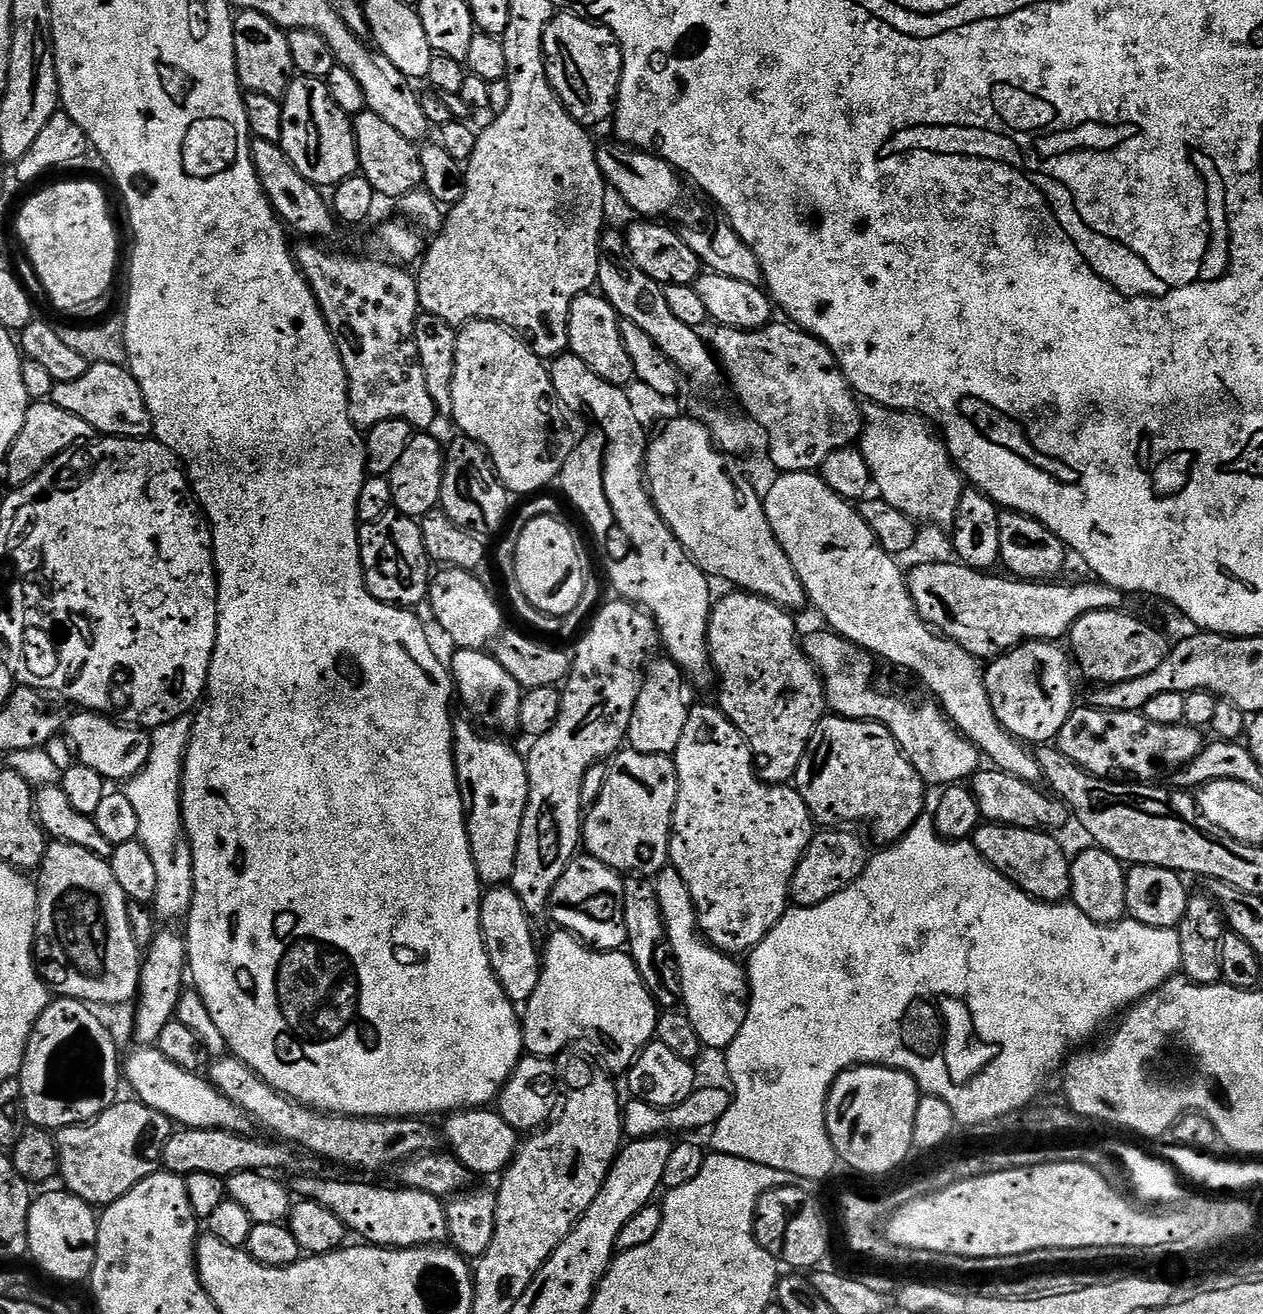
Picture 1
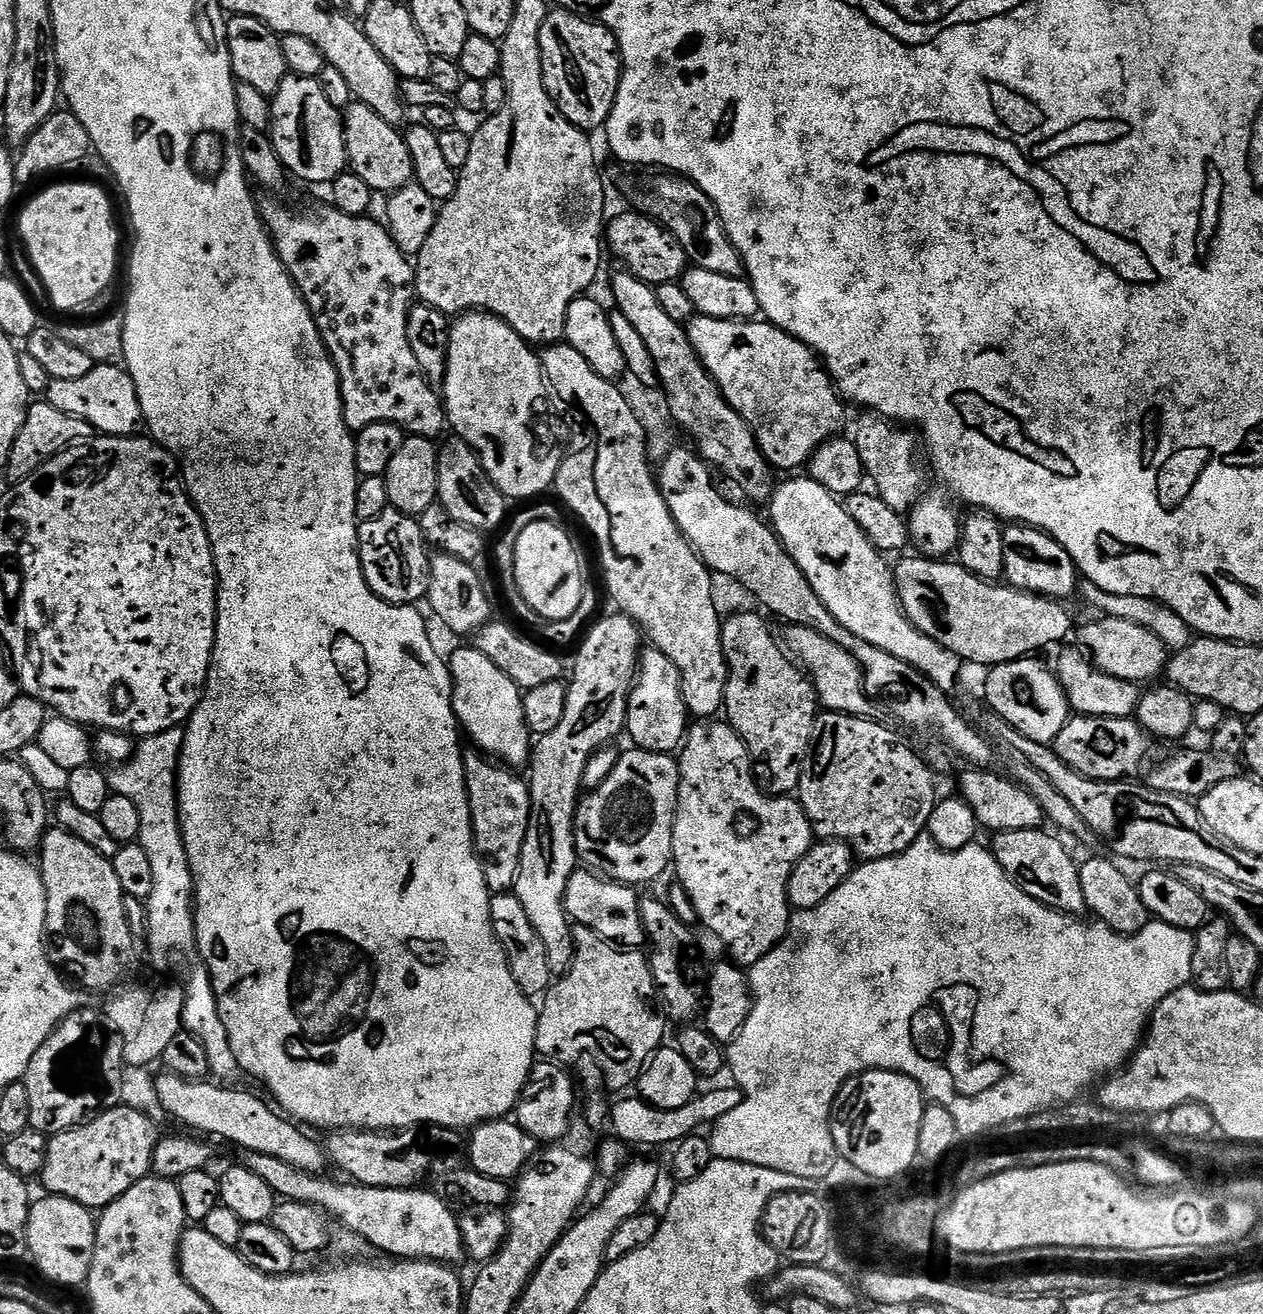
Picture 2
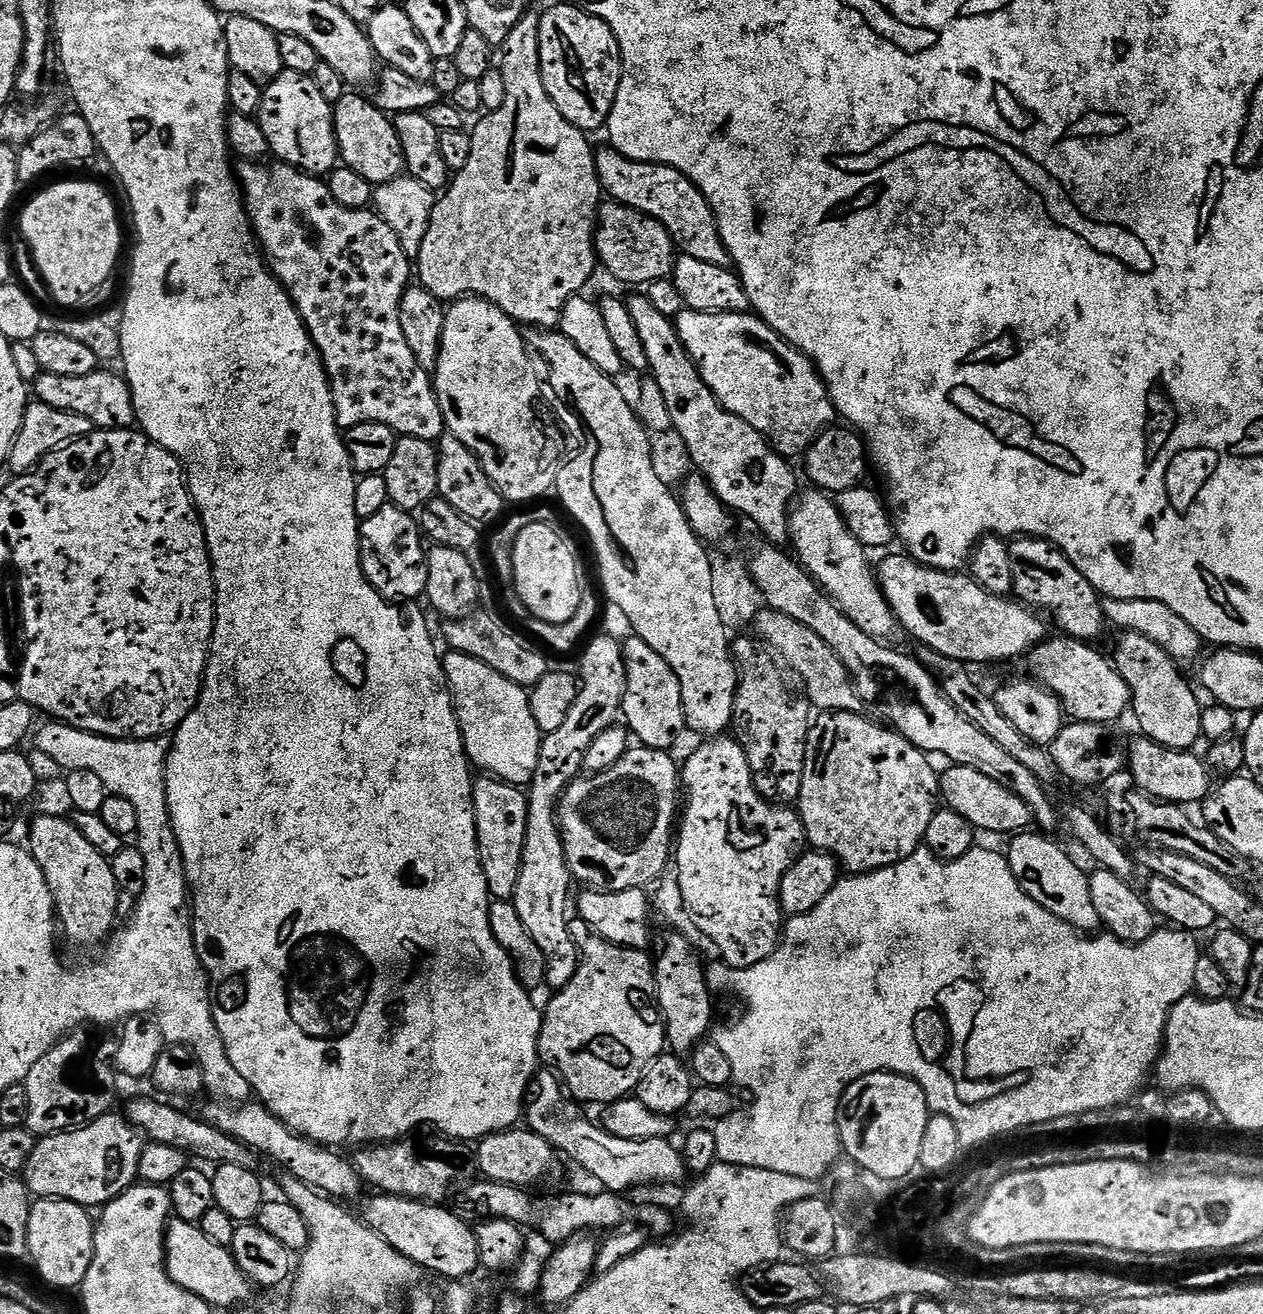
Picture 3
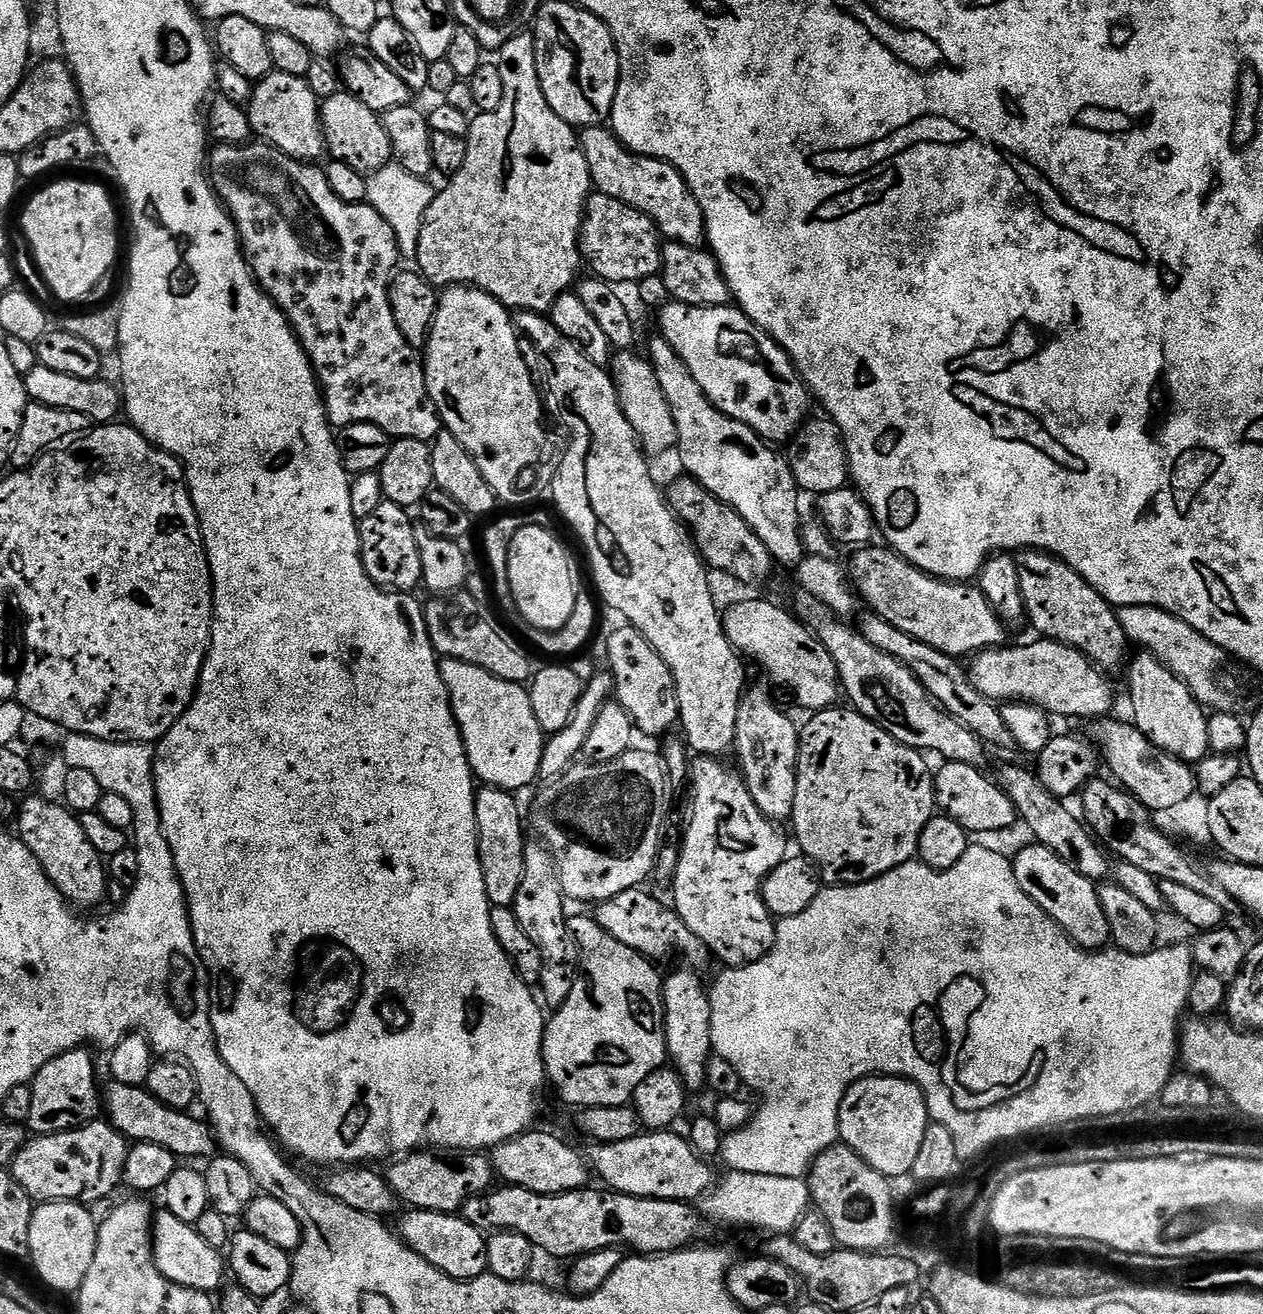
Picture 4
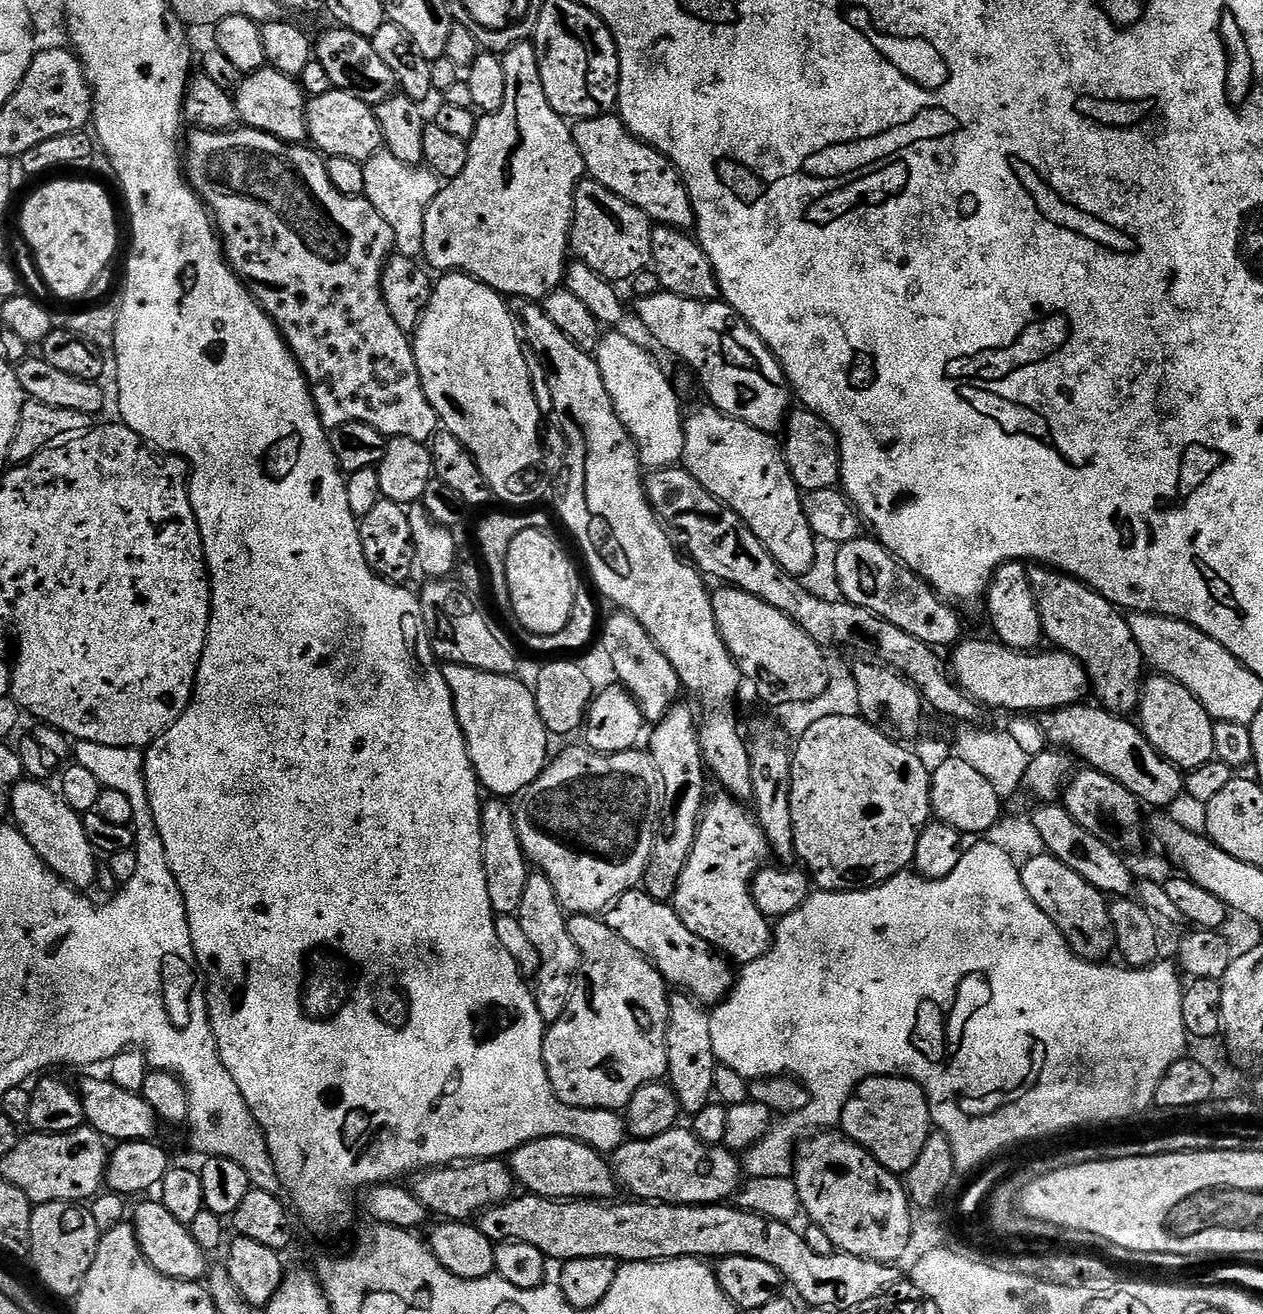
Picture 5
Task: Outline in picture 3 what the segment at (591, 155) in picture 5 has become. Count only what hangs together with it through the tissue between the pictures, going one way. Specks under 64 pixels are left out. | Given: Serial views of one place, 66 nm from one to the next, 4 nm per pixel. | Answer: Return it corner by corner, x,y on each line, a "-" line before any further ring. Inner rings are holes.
611,146
597,147
596,173
601,189
608,192
613,201
625,204
666,226
670,238
677,249
698,262
710,262
710,266
732,268
733,262
722,238
718,234
718,222
710,202
694,186
689,176
684,176
668,164
647,164
641,160
631,160

